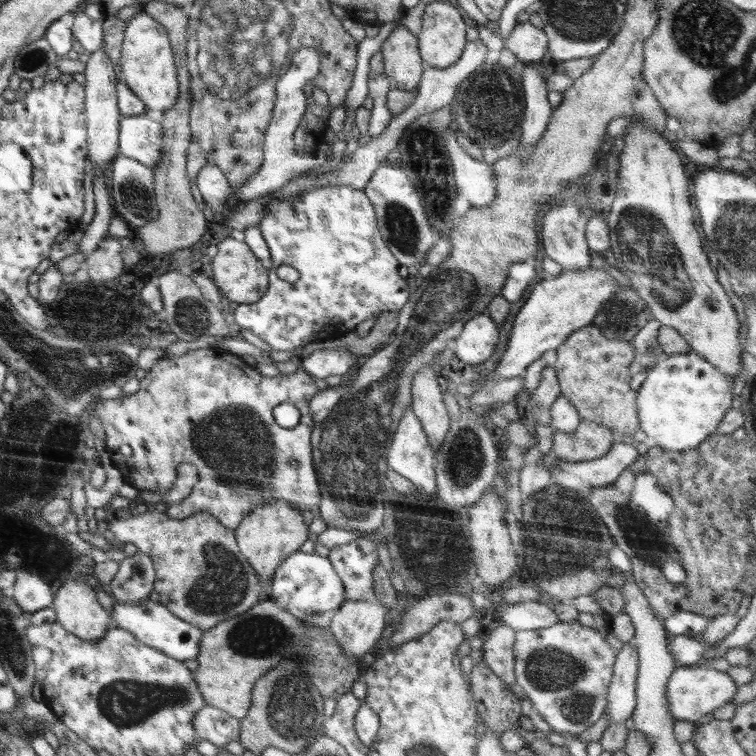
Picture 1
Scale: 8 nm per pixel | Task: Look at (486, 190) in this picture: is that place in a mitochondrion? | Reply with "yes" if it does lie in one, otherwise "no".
no

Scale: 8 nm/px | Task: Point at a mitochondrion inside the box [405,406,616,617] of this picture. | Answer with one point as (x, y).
(560, 536)

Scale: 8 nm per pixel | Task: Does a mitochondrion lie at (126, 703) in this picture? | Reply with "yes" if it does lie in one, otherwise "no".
yes

